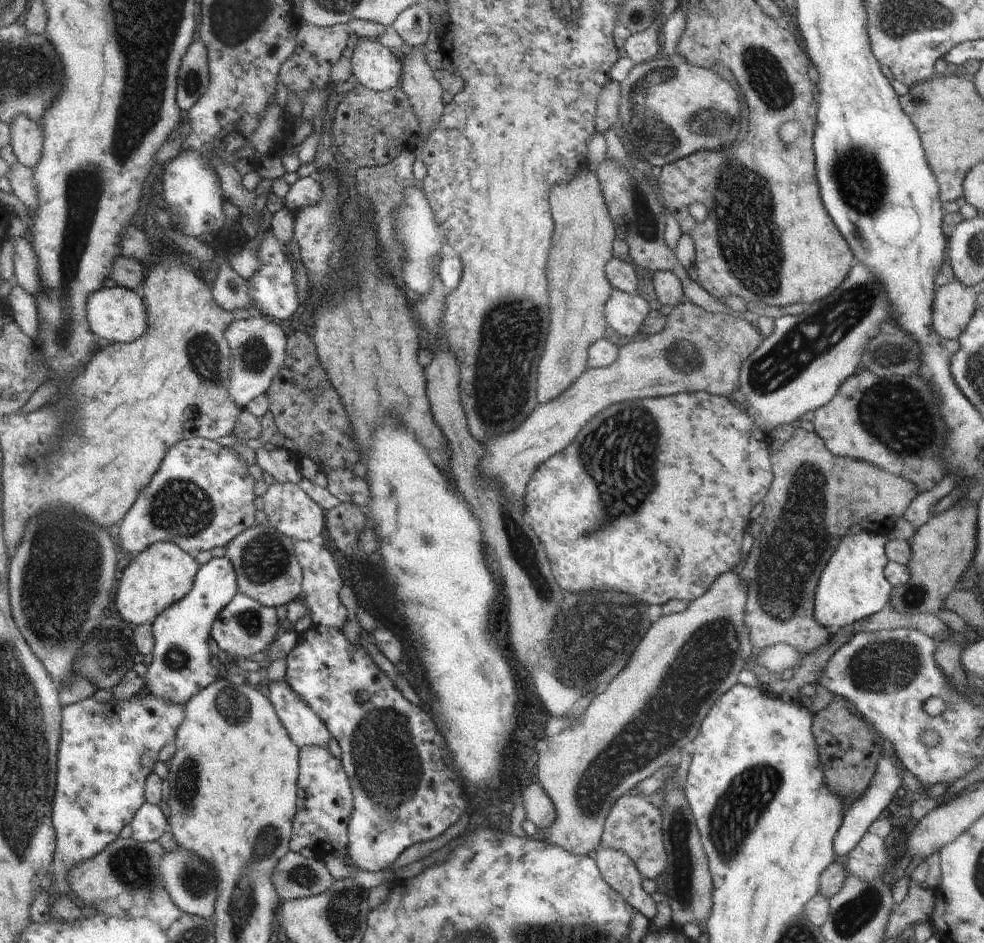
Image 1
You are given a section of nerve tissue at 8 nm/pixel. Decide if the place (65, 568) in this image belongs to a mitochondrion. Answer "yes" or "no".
yes

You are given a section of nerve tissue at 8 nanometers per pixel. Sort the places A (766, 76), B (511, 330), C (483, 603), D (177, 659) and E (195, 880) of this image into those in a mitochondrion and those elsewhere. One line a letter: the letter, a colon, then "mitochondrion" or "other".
A: mitochondrion
B: mitochondrion
C: other
D: mitochondrion
E: mitochondrion

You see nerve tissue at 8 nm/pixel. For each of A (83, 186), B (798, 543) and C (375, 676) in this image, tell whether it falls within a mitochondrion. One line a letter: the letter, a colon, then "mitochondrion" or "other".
A: mitochondrion
B: mitochondrion
C: other

